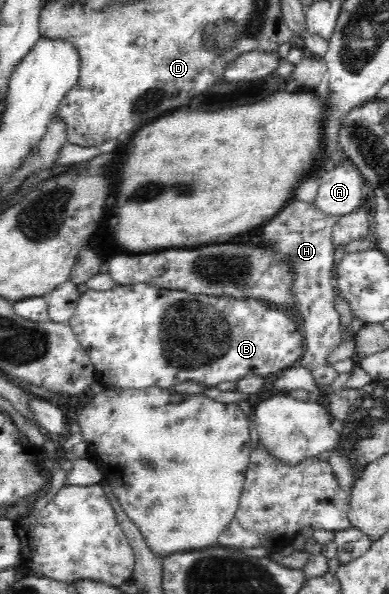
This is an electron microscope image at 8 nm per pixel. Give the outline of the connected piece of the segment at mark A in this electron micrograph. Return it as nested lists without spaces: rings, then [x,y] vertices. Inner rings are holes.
[[[342,162],[338,168],[321,174],[314,208],[328,216],[350,214],[364,202],[361,194],[364,182],[352,162]]]

